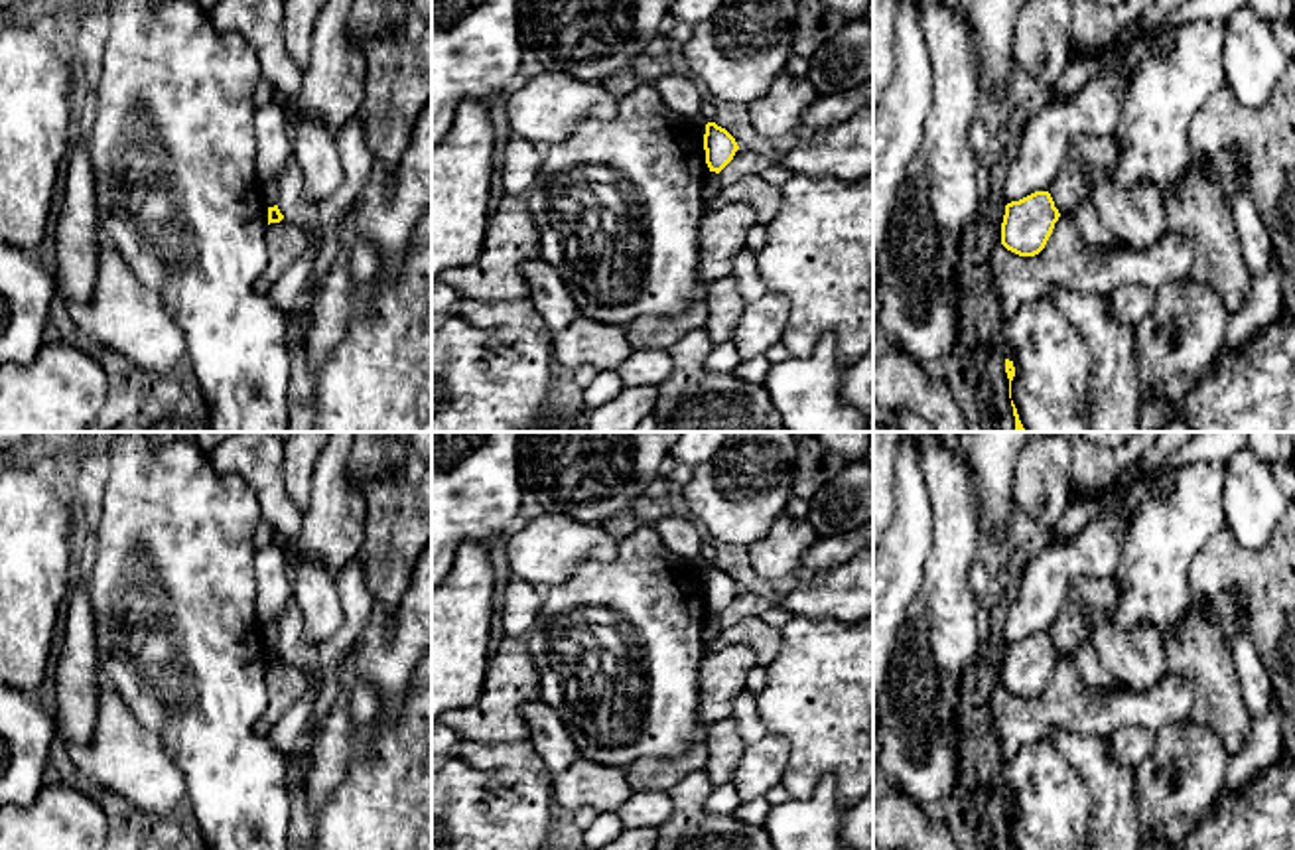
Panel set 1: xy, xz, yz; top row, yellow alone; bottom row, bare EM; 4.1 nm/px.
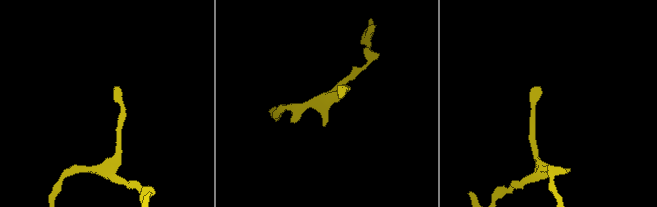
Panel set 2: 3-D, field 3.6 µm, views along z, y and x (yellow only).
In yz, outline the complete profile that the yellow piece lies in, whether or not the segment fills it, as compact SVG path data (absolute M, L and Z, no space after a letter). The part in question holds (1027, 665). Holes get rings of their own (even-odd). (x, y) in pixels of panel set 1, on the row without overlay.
M1049 633L1011 643L1005 647L1001 686L1019 698L1035 698L1045 690L1058 659Z

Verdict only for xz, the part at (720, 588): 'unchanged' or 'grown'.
unchanged

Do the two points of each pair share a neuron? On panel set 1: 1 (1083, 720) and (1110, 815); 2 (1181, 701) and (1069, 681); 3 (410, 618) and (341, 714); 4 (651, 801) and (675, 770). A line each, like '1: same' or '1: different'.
1: different
2: same
3: same
4: different

